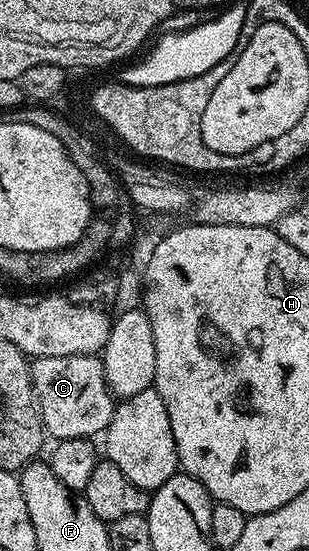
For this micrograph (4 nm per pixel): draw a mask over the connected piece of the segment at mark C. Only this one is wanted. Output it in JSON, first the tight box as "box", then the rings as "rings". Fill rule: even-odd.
{"box":[30,355,116,442],"rings":[[[60,355],[36,357],[30,361],[30,382],[34,388],[34,400],[42,417],[42,427],[54,436],[55,442],[77,437],[91,439],[105,434],[114,414],[116,398],[106,386],[106,376],[101,356]]]}

